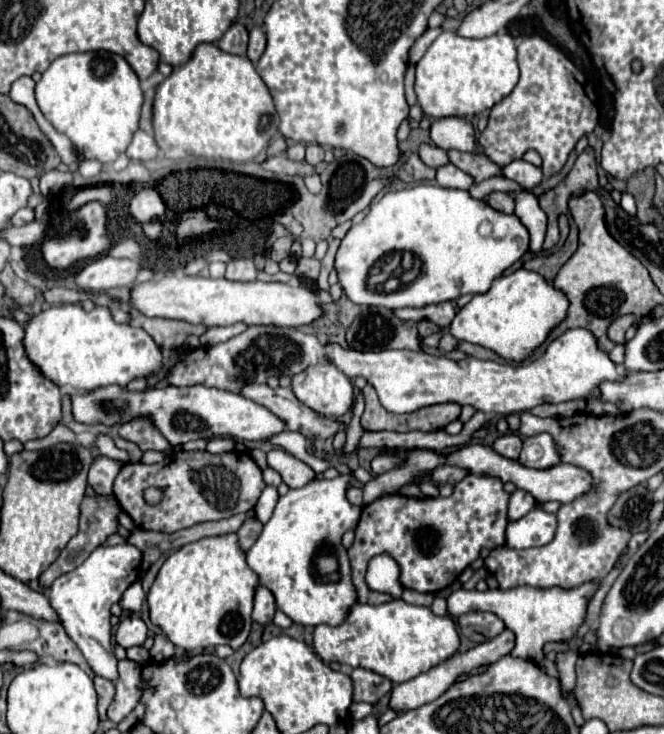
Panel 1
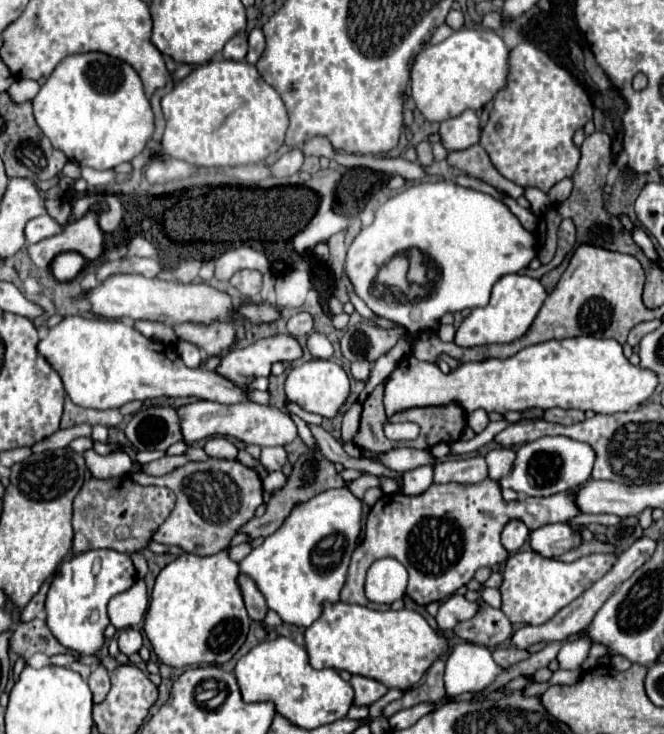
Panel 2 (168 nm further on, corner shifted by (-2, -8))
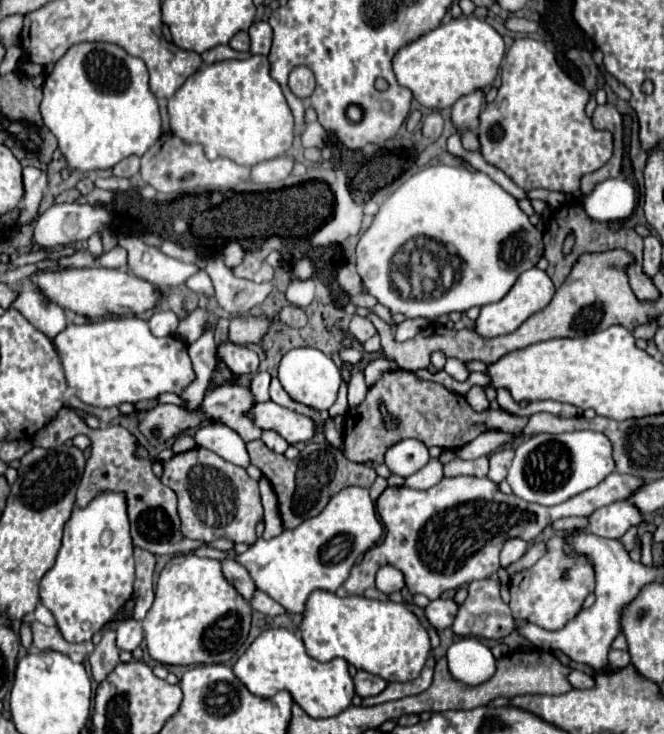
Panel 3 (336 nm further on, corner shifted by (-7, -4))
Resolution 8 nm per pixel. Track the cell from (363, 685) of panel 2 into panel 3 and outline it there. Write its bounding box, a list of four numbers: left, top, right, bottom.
[354,672,386,698]

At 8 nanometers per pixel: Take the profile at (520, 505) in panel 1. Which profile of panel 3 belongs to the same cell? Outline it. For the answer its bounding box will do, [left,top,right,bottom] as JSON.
[500,538,528,568]

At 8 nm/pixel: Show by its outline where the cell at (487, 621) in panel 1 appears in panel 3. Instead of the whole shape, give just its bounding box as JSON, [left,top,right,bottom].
[452,578,516,640]

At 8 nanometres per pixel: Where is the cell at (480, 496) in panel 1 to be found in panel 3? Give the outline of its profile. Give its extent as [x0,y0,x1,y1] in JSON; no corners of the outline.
[336,472,644,601]

